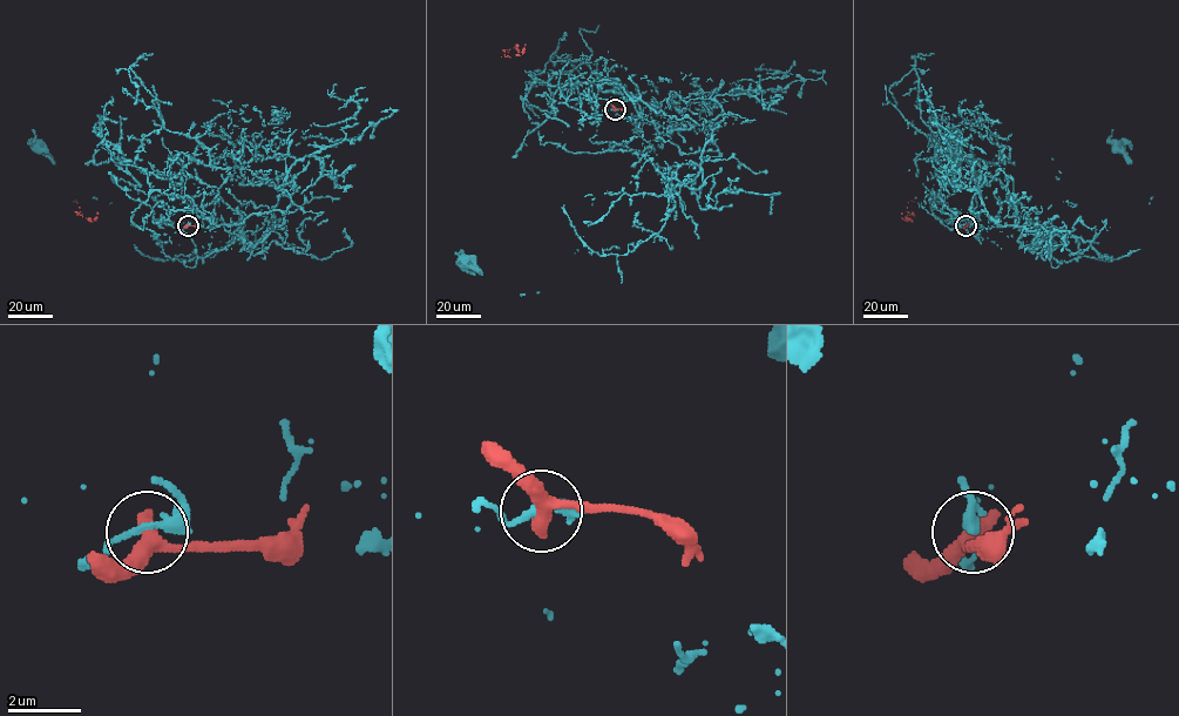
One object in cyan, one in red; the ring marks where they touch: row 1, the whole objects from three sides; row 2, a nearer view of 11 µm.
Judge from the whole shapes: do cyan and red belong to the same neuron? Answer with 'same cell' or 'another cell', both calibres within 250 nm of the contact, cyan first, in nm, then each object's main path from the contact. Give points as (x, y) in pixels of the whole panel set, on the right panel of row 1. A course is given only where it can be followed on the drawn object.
another cell | 200/400 nm | cyan via (966, 225), (940, 210), (1022, 225), (1021, 247), (1050, 236), (1054, 268), (1076, 258), (1151, 198), (1120, 144) | red via (966, 225), (907, 211)

